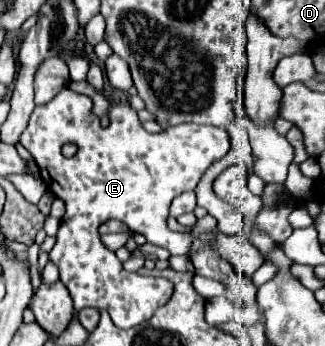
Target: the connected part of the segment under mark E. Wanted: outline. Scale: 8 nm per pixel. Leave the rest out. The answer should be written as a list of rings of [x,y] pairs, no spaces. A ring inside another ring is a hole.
[[[63,88],[51,102],[37,106],[33,110],[31,120],[25,132],[21,134],[19,142],[31,152],[33,160],[37,162],[41,170],[41,180],[45,182],[47,190],[51,190],[57,198],[65,202],[67,212],[61,220],[61,226],[57,232],[57,244],[49,252],[49,258],[59,268],[59,278],[67,286],[73,298],[75,310],[81,310],[85,306],[105,308],[113,324],[117,328],[127,330],[149,320],[149,316],[153,316],[153,312],[161,308],[161,304],[169,302],[169,296],[173,296],[173,284],[165,278],[139,276],[133,272],[125,272],[115,252],[107,250],[101,244],[101,238],[97,232],[99,224],[103,224],[109,218],[115,218],[127,224],[131,230],[145,234],[149,242],[169,250],[169,254],[173,256],[189,254],[191,242],[193,242],[191,236],[183,232],[173,232],[167,226],[171,200],[179,196],[181,192],[195,190],[195,186],[199,184],[207,168],[229,152],[231,140],[229,140],[227,128],[215,128],[207,124],[179,124],[179,126],[165,128],[159,134],[149,134],[143,130],[137,118],[137,112],[131,106],[123,106],[123,104],[113,106],[109,110],[109,124],[101,126],[99,118],[91,112],[91,108],[93,108],[93,100],[89,96],[77,94],[71,88]],[[65,144],[75,144],[77,154],[71,158],[65,158],[61,152]]]

